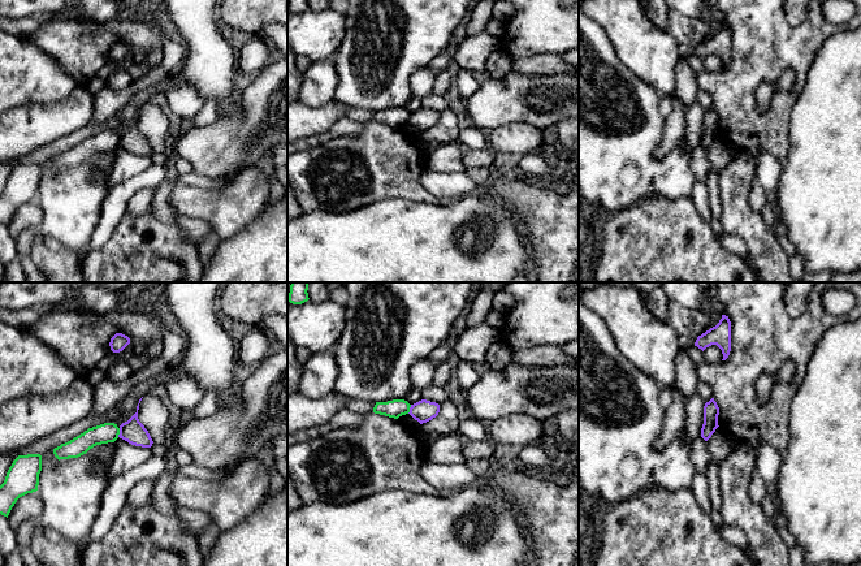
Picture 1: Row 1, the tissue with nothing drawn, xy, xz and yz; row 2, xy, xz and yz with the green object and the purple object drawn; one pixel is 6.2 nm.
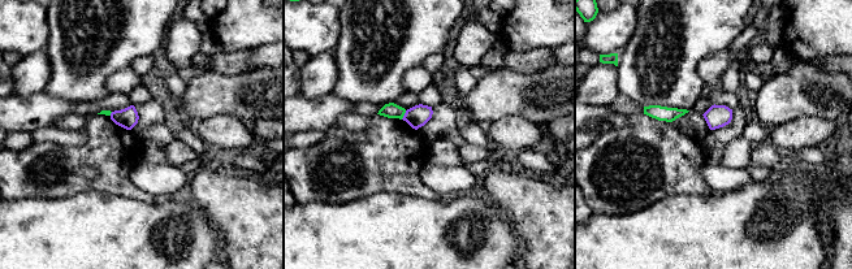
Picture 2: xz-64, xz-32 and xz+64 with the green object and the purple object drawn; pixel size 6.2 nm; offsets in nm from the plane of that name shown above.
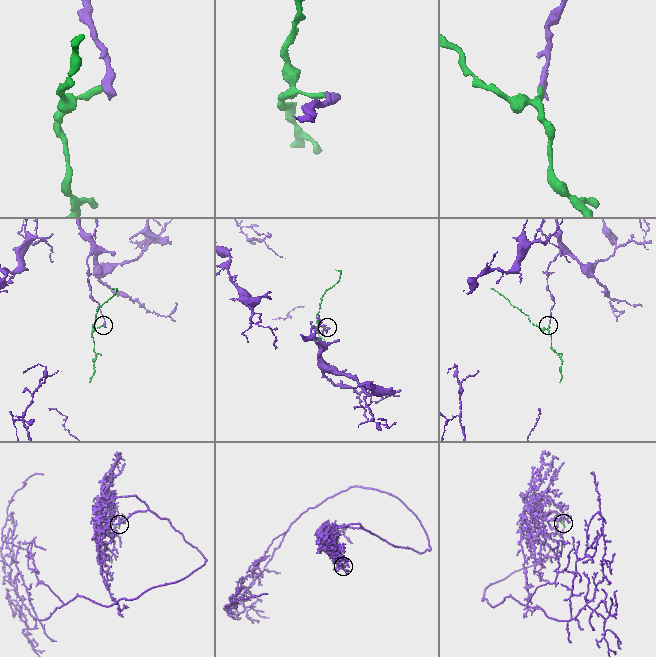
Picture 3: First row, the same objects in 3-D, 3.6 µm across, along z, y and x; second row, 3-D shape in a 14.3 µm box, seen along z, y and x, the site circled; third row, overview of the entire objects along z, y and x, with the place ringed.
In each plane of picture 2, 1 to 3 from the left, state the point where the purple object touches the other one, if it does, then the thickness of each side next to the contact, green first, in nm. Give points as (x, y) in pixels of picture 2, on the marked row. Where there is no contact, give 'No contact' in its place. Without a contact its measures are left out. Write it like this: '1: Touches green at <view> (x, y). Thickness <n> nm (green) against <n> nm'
1: Touches green at xz-64 (111, 112). Thickness 30 nm (green) against 120 nm
2: Touches green at xz-32 (403, 115). Thickness 100 nm (green) against 140 nm
3: No contact

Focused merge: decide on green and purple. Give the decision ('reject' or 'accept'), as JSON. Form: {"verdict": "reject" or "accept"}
{"verdict": "reject"}

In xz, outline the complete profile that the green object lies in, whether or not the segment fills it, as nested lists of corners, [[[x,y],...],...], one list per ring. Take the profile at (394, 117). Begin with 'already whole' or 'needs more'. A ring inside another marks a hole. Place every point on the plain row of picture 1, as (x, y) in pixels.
already whole; [[[393,108],[388,111],[376,111],[373,121],[398,128],[399,125],[408,122],[410,116],[411,113],[404,108]]]

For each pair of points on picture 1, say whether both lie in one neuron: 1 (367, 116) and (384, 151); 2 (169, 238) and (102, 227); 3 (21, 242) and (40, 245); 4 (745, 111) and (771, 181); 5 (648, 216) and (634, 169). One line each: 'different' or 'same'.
1: different
2: different
3: different
4: different
5: different

